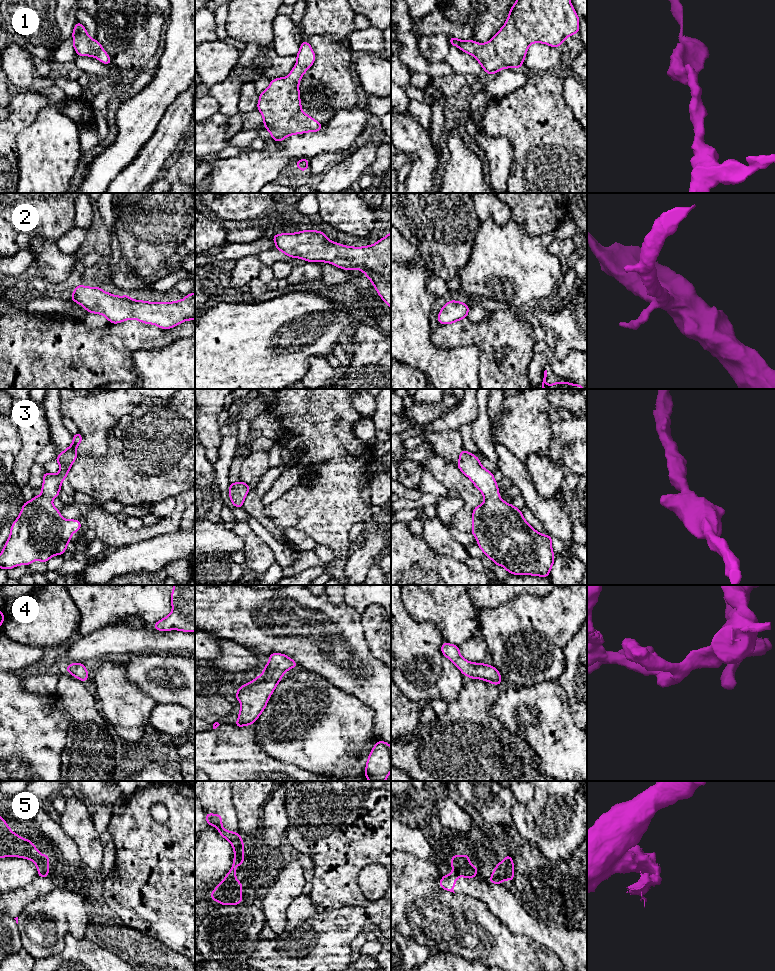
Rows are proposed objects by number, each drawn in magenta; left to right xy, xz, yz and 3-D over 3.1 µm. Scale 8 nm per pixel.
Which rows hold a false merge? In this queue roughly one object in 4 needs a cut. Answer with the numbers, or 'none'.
5

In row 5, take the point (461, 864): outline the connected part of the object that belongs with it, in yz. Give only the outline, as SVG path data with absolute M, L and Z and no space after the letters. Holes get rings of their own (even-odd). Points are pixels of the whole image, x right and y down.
M453 855L451 858L451 866L453 872L467 877L475 877L478 874L478 869L473 866L469 860L469 855Z

